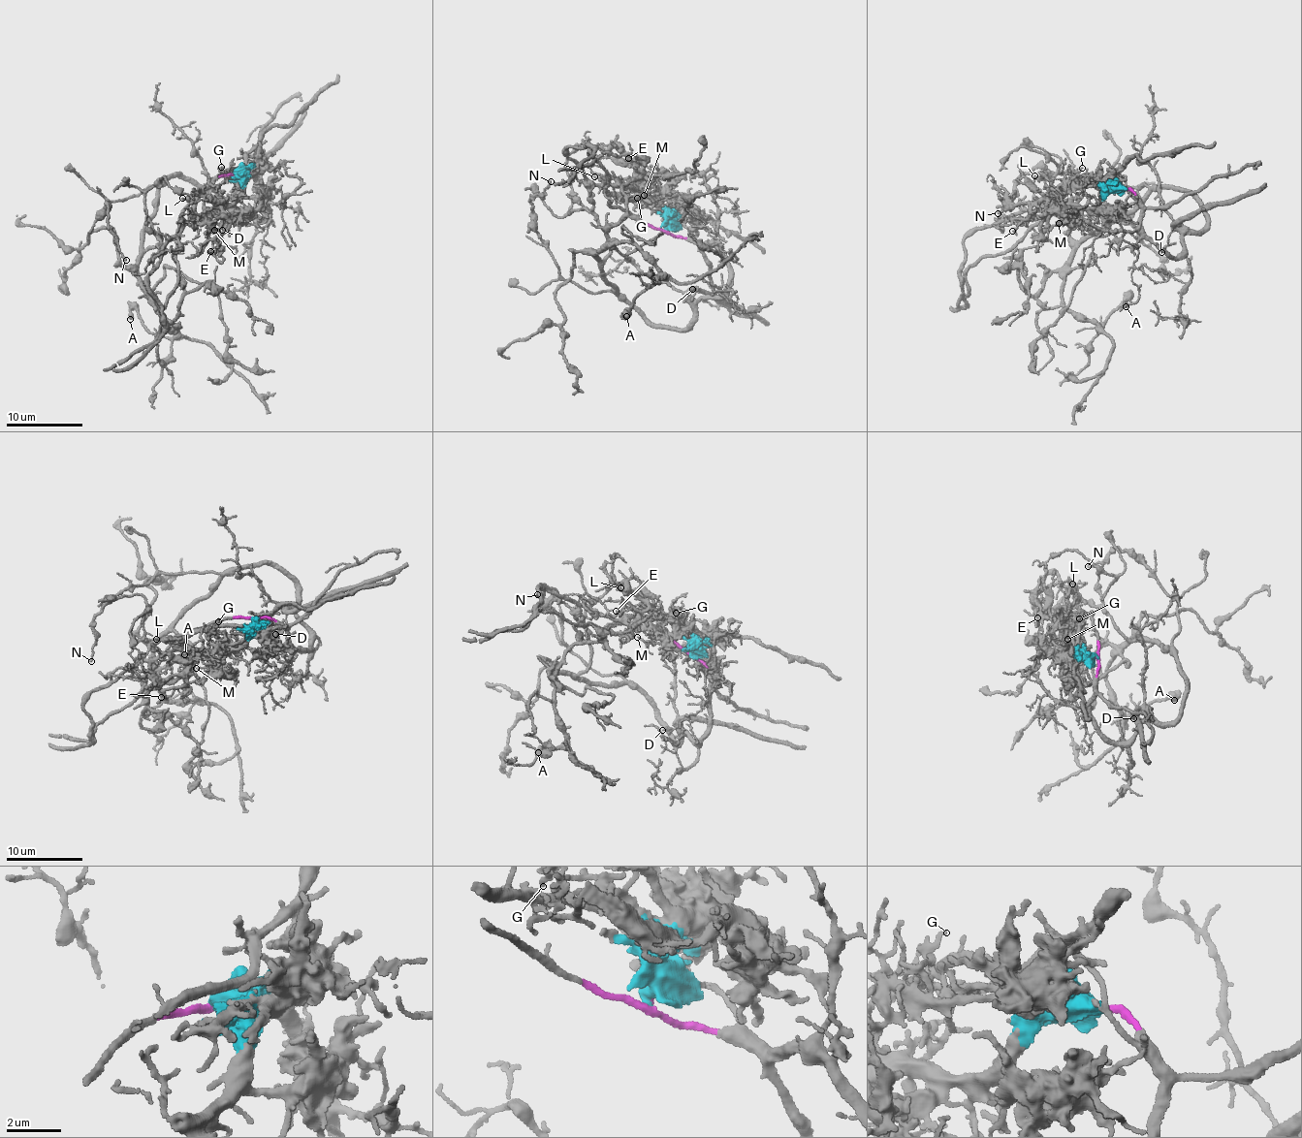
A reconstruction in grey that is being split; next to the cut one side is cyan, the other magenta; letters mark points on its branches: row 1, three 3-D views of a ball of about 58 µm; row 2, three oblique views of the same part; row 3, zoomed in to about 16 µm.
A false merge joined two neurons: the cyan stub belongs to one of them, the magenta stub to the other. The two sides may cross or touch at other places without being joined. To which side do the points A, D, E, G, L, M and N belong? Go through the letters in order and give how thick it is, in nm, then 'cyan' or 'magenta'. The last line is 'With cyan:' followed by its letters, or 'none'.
A: 420 nm thick; magenta
D: 120 nm thick; magenta
E: 130 nm thick; cyan
G: 130 nm thick; cyan
L: 180 nm thick; cyan
M: 110 nm thick; cyan
N: 140 nm thick; magenta
With cyan: E, G, L, M

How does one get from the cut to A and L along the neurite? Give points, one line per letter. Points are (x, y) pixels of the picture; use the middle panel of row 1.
A: (666, 230), (613, 207), (606, 190), (611, 172), (625, 209), (607, 237), (631, 243), (660, 274), (626, 315)
L: (666, 230), (670, 214), (661, 206), (613, 177), (599, 180), (594, 176)

